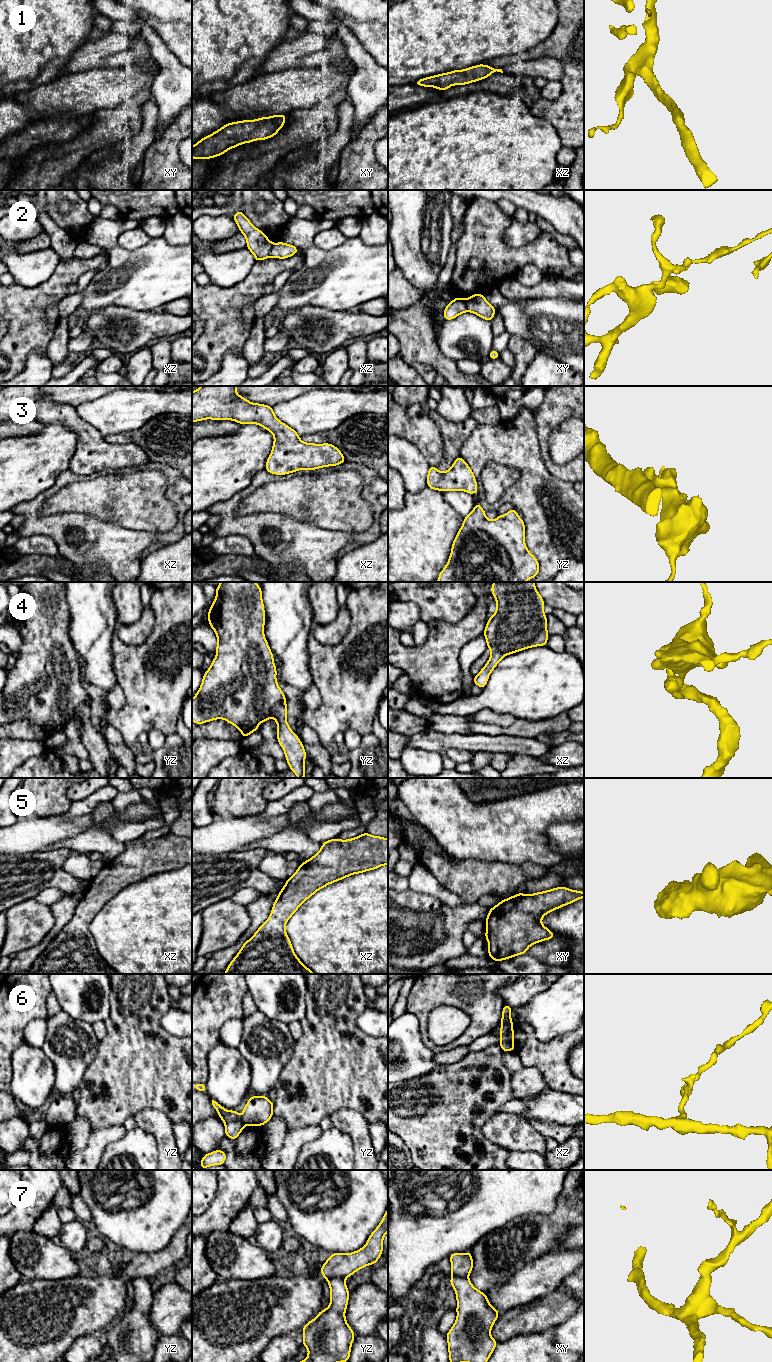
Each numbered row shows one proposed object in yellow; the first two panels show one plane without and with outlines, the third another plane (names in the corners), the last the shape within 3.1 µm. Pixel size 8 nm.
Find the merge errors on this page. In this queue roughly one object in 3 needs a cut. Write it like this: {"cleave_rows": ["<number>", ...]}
{"cleave_rows": ["2", "6", "7"]}

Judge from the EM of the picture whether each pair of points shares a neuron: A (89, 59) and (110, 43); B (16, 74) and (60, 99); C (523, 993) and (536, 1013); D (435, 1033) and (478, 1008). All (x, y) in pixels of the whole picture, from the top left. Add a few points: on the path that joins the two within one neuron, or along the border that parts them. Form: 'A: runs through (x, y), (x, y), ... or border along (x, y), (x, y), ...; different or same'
A: runs through (94, 54), (99, 54), (105, 48); same
B: border along (58, 77), (20, 91), (15, 96); different
C: border along (548, 987), (533, 995), (526, 1002), (512, 1008); different
D: border along (445, 1005), (470, 1018), (460, 1036); different

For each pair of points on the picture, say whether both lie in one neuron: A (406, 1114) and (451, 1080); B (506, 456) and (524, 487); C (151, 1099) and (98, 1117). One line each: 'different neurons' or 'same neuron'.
A: same neuron
B: same neuron
C: same neuron

